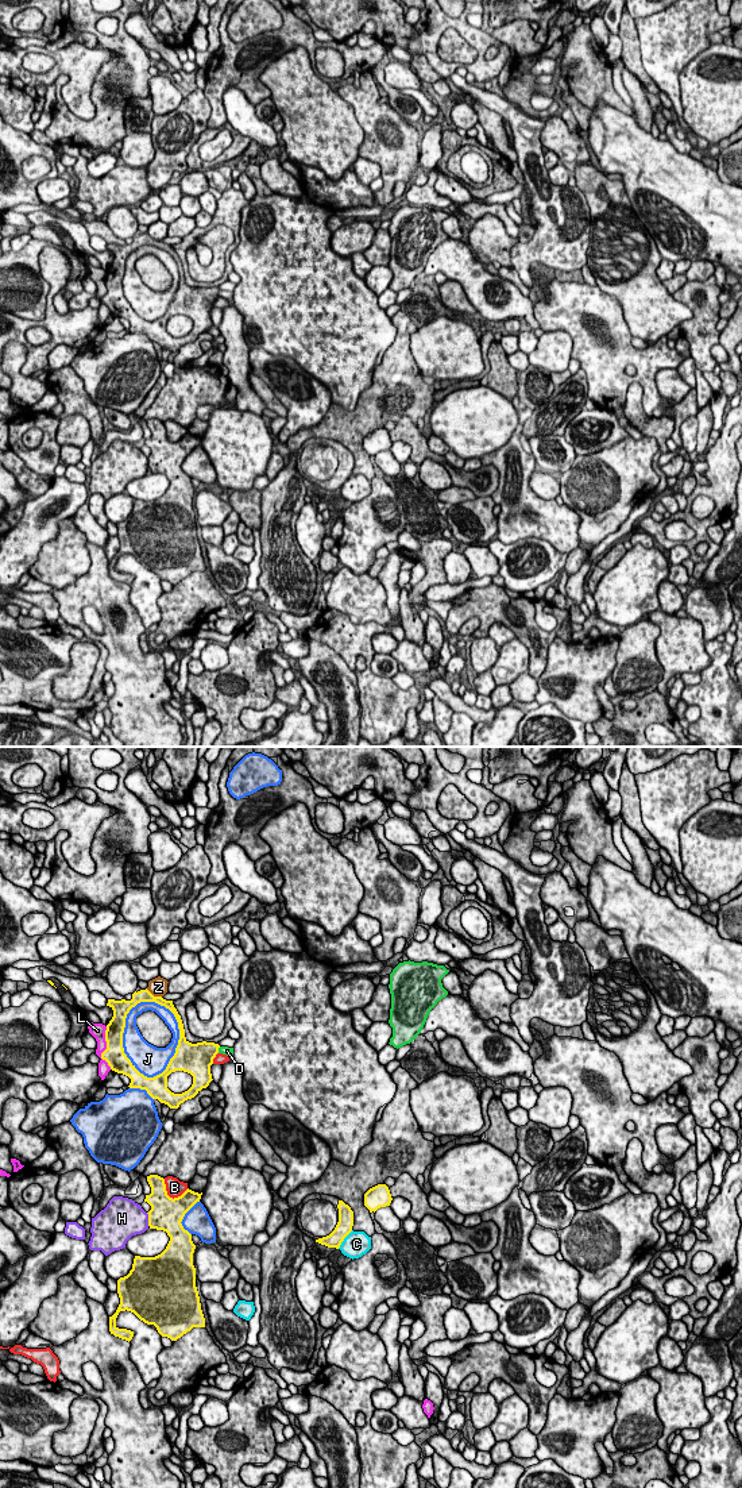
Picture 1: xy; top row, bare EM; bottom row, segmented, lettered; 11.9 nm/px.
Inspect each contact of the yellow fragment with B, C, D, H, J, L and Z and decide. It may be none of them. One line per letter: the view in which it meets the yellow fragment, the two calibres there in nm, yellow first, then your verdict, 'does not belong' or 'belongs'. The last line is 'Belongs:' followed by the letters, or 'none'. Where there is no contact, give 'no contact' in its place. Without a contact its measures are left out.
B: xy | 400/200 nm | does not belong
C: xy | 190/300 nm | does not belong
D: xy | 340/100 nm | does not belong
H: xy | 400/400 nm | does not belong
J: xy | 240/300 nm | does not belong
L: xy | 240/180 nm | does not belong
Z: xy | 160/220 nm | does not belong
Belongs: none

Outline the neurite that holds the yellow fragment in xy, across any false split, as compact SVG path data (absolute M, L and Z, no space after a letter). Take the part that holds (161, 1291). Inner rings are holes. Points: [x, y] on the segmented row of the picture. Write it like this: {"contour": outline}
{"contour": "M150 1175L147 1181L151 1187L144 1199L151 1206L148 1226L166 1231L170 1241L155 1257L135 1256L130 1273L117 1280L120 1304L109 1317L109 1331L128 1342L132 1339L134 1331L116 1326L119 1312L127 1310L154 1325L162 1337L177 1341L193 1327L205 1327L193 1265L196 1245L181 1223L202 1192L188 1188L173 1199L163 1177Z"}

